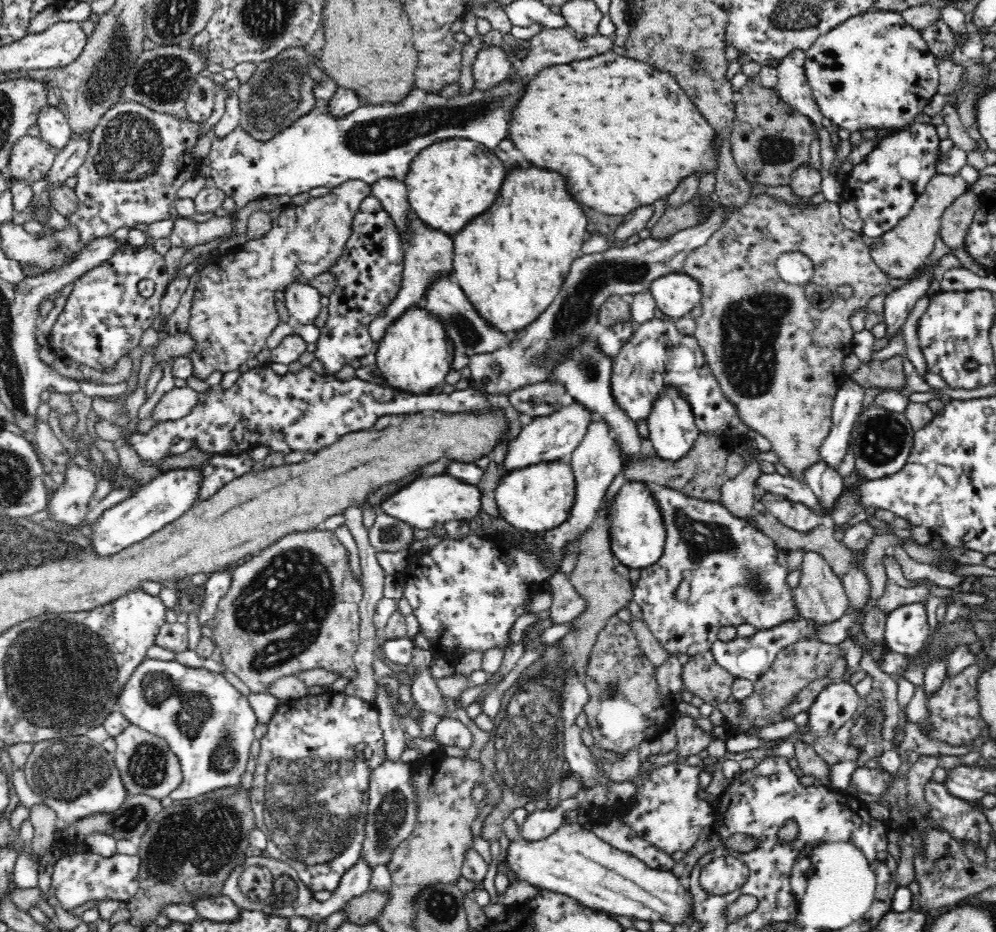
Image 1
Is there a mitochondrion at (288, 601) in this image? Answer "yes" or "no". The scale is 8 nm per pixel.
yes

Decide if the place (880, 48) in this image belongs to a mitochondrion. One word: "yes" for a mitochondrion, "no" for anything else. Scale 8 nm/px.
no

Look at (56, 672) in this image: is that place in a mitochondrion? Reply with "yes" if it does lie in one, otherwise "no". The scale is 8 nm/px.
yes

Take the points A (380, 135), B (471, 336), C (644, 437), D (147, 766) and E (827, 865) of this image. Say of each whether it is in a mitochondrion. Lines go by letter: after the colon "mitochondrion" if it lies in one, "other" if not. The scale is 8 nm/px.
A: mitochondrion
B: mitochondrion
C: other
D: mitochondrion
E: mitochondrion

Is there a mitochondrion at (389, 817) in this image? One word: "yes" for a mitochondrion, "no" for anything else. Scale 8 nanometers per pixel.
yes

